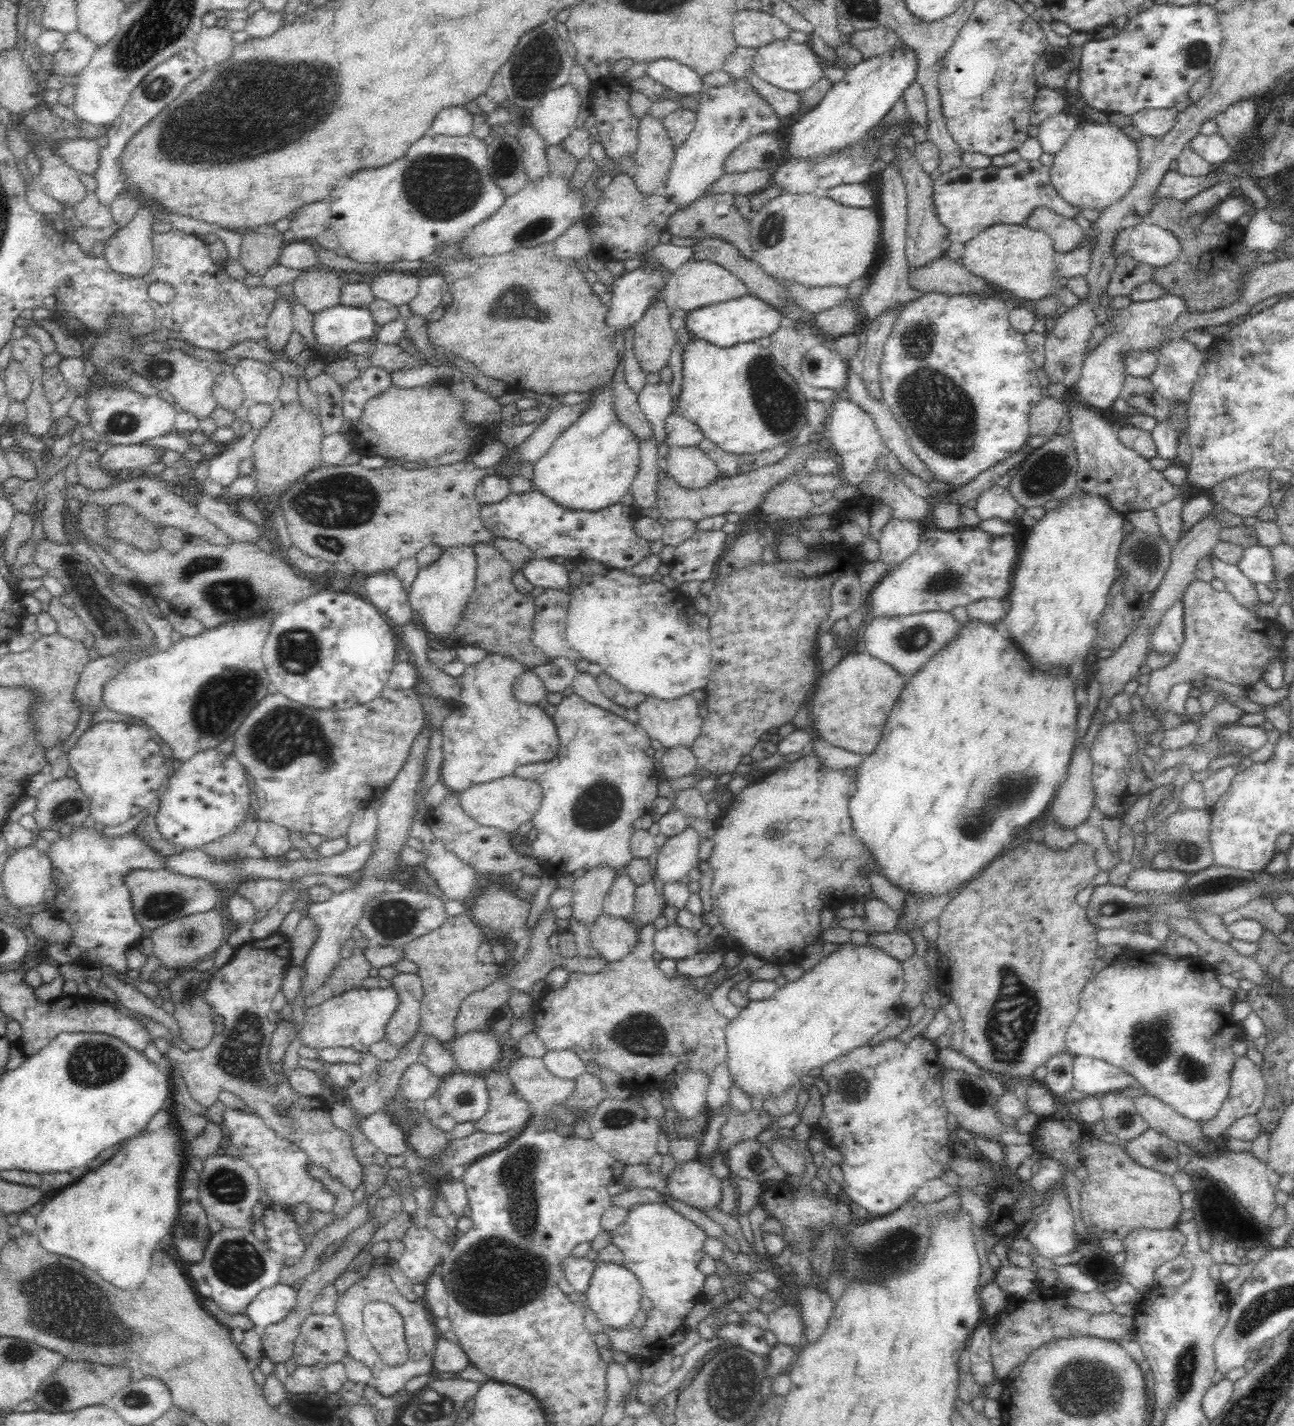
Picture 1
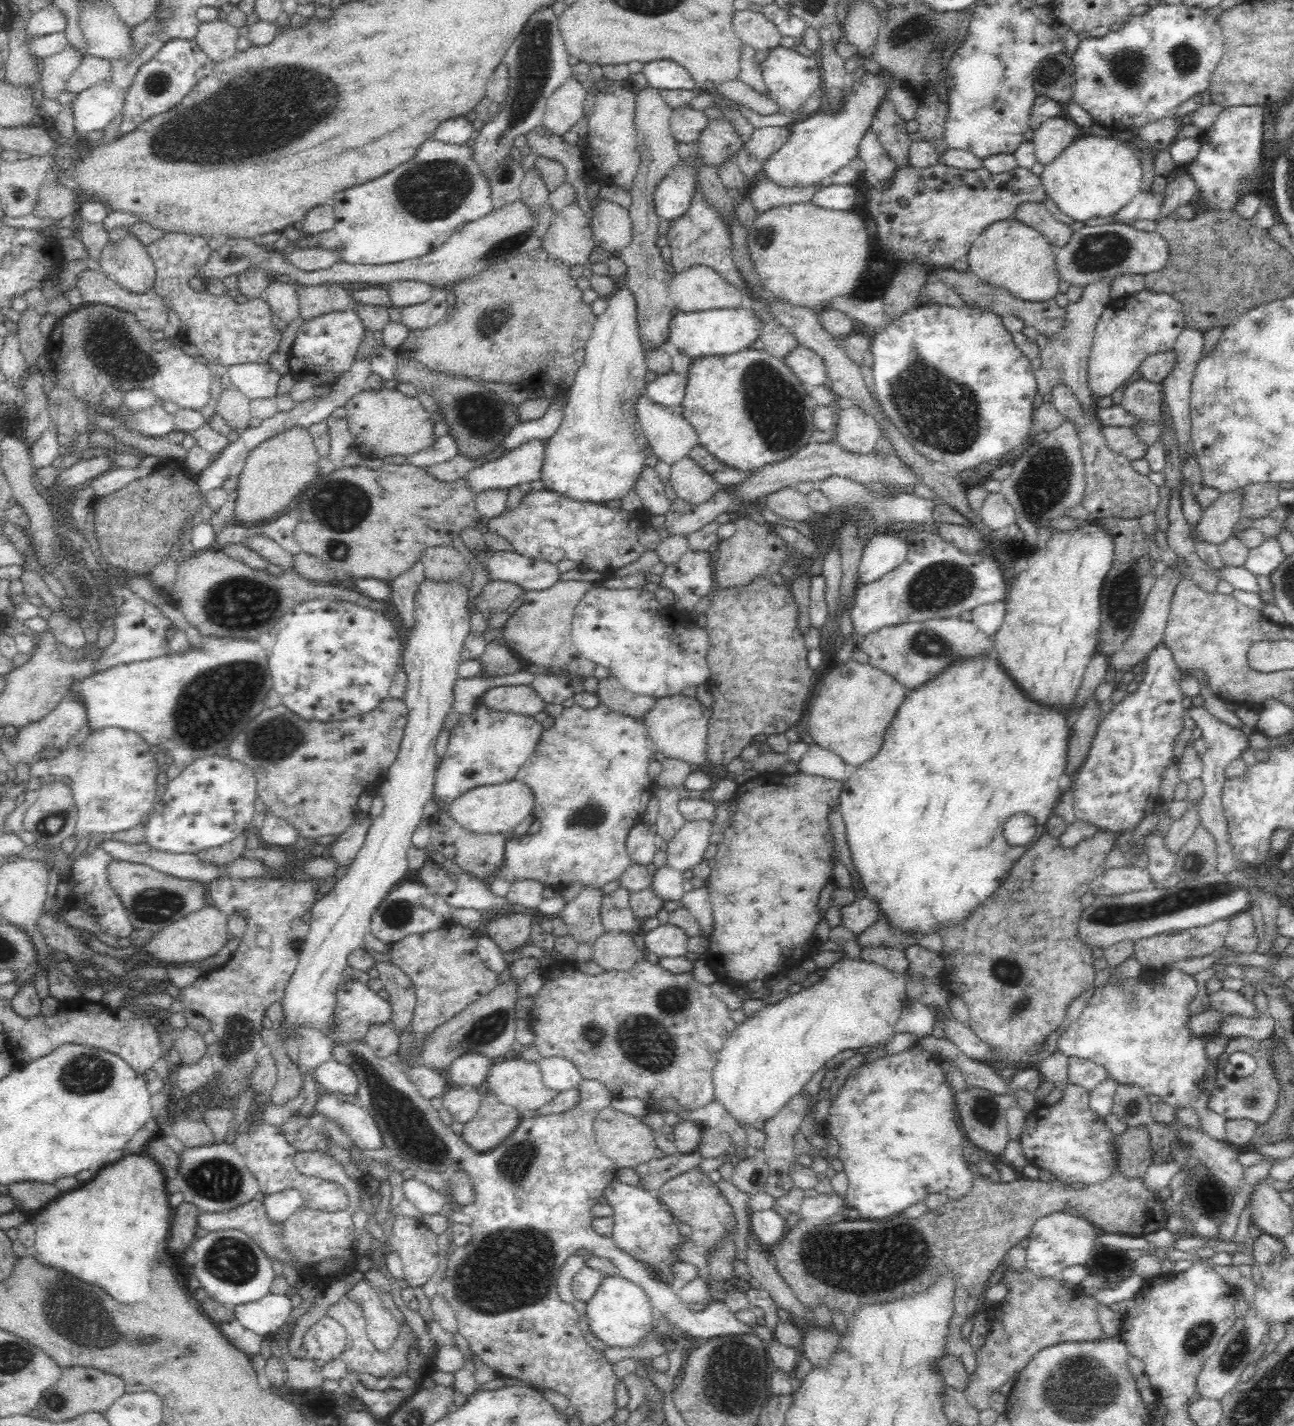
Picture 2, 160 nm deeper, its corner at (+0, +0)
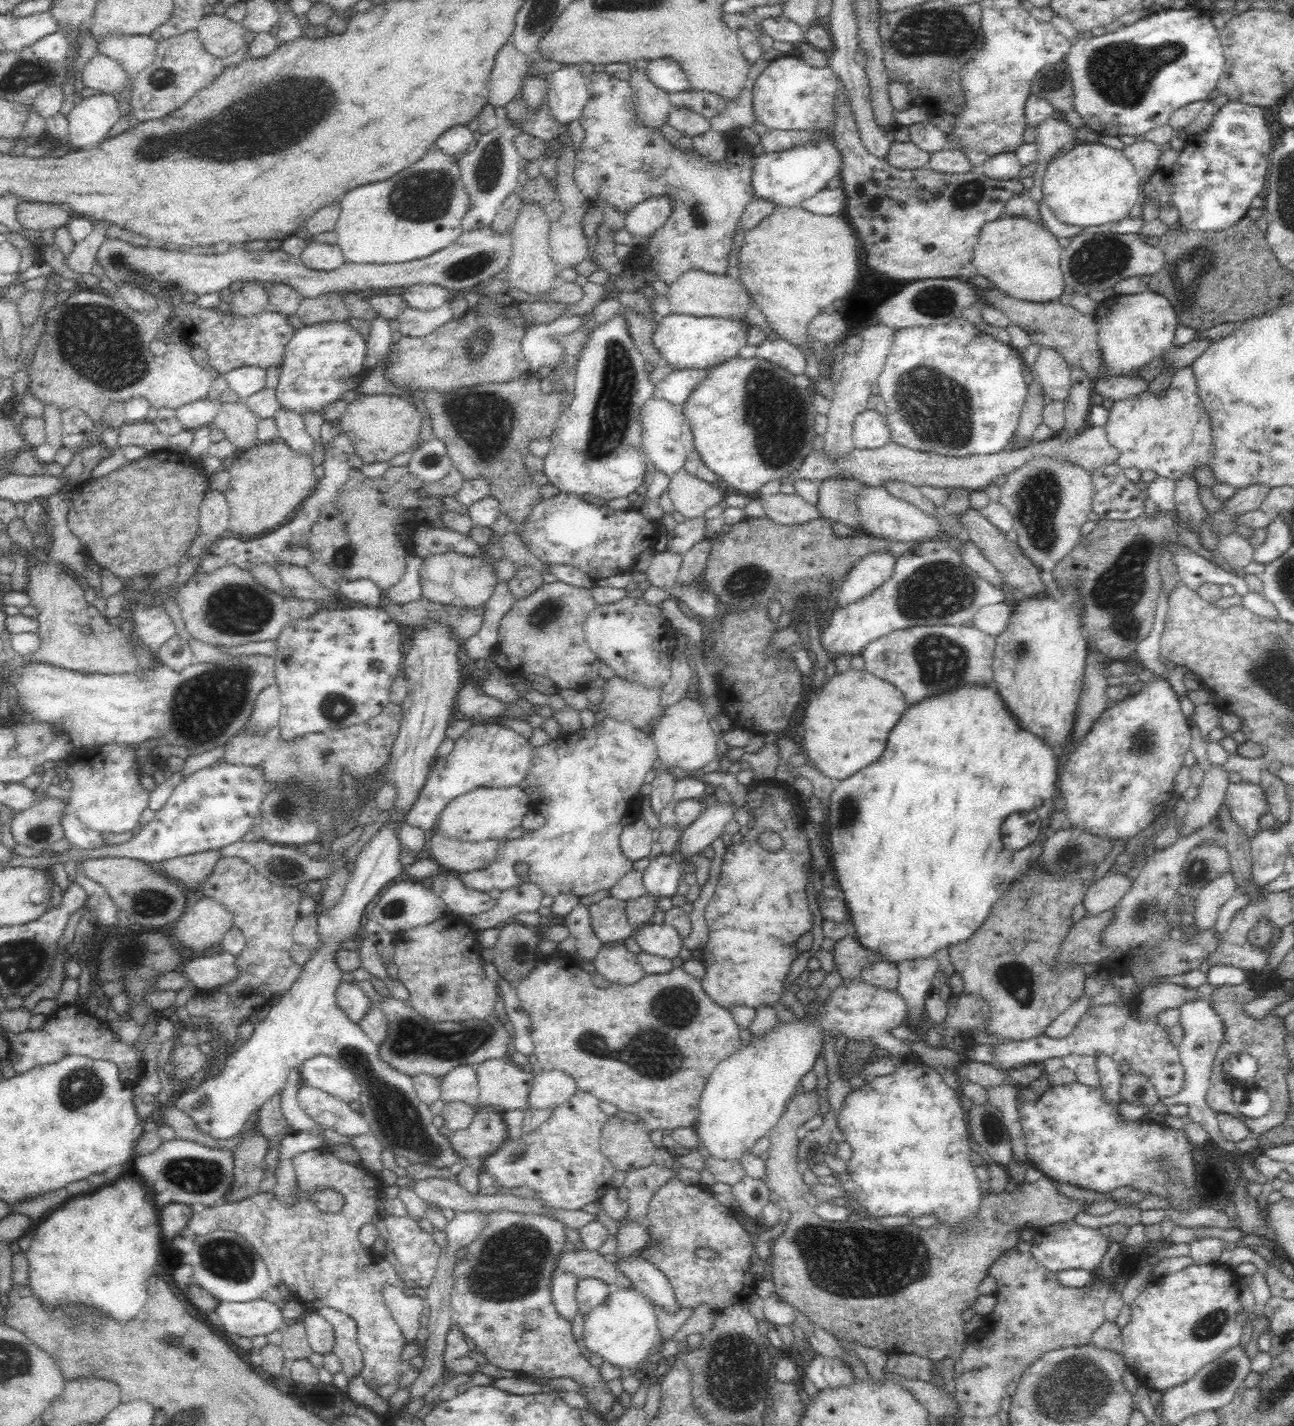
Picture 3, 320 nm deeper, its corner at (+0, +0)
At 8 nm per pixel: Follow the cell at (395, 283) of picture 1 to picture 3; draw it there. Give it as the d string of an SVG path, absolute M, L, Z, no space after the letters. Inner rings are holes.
M414 285L402 292L402 299L408 303L409 307L416 310L431 311L440 308L446 301L451 301L456 293L436 285Z

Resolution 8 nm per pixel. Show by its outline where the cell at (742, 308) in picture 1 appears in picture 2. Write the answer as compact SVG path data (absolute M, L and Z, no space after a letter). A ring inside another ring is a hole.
M746 304L738 308L714 309L698 312L675 311L666 336L666 342L694 360L707 356L724 356L751 346L760 336L762 321Z

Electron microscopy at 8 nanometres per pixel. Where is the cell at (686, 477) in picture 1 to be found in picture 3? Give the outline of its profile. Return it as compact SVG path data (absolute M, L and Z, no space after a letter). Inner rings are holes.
M683 468L669 479L665 492L671 499L674 510L686 519L701 517L706 510L723 502L723 488L716 488L712 483L694 477Z

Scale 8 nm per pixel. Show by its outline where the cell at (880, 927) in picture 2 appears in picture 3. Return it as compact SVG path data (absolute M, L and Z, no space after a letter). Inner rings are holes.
M854 935L837 940L832 950L834 970L838 971L843 981L853 981L858 978L862 969L869 964L882 961L882 957L872 951L866 951Z

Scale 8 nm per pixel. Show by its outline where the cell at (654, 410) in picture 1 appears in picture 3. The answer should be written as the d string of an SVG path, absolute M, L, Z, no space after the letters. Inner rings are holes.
M707 369L672 370L656 386L662 390L663 398L672 404L684 404L694 389L706 378Z

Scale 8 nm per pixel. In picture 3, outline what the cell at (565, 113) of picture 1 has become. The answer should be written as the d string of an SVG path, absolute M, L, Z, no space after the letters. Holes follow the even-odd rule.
M563 64L550 74L549 83L546 99L554 118L562 125L580 119L589 98L580 65Z

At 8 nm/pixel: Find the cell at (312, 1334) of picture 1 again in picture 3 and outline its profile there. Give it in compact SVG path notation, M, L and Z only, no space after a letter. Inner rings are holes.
M306 1310L300 1318L300 1325L304 1326L311 1349L318 1354L328 1354L334 1346L332 1327L316 1310Z

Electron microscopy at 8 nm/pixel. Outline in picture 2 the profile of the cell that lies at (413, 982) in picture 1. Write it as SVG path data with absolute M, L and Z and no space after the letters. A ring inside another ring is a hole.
M374 960L373 967L378 971L377 978L381 980L383 988L389 992L390 1021L393 1029L398 1033L412 1022L416 1006L414 985L410 982L408 975L392 962Z

